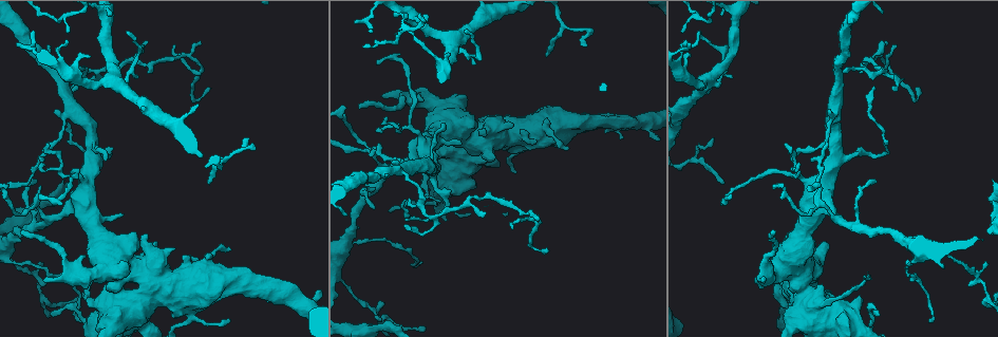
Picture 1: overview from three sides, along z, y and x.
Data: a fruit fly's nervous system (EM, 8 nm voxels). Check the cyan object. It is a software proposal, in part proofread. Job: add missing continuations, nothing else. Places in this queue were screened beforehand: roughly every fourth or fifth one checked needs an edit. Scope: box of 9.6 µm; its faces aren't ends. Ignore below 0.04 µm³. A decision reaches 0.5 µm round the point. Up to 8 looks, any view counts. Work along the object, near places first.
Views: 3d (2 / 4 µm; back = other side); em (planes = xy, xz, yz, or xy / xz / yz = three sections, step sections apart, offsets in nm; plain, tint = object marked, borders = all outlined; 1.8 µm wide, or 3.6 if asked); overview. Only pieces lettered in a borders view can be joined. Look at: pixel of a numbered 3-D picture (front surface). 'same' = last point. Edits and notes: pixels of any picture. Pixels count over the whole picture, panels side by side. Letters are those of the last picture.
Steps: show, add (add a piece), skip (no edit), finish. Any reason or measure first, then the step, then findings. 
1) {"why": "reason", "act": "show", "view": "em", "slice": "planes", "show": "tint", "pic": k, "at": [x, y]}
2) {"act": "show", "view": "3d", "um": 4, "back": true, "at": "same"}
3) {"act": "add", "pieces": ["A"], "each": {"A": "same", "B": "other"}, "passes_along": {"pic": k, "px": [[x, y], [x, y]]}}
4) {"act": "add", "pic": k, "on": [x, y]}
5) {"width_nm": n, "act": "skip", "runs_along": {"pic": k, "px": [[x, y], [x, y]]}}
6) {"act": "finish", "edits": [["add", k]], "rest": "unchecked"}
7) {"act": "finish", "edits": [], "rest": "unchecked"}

{"why": "thin end", "act": "show", "view": "em", "slice": "xz", "step": 4, "show": "borders", "pic": 1, "at": [878, 313]}

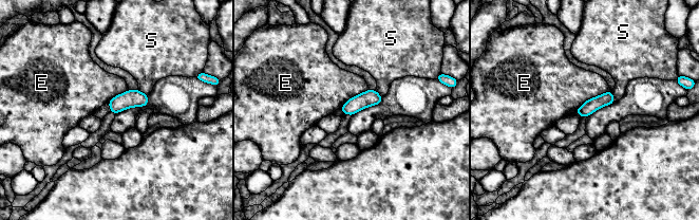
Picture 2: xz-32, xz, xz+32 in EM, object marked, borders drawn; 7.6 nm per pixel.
{"why": "cut it another way", "act": "show", "view": "em", "slice": "planes", "show": "borders", "at": "same"}

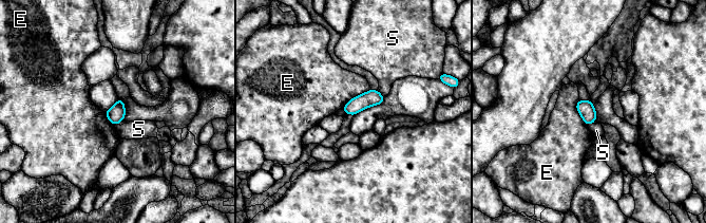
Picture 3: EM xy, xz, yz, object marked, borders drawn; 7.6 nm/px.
{"width_nm": 120, "act": "skip", "each": {"E": "other", "S": "other"}, "border": {"pic": 3, "px": [[370, 89], [354, 96], [343, 108]]}, "found": "no lettered piece goes on from it"}

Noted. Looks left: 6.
{"why": "free end", "act": "show", "view": "em", "slice": "planes", "show": "borders", "pic": 1, "at": [22, 232]}

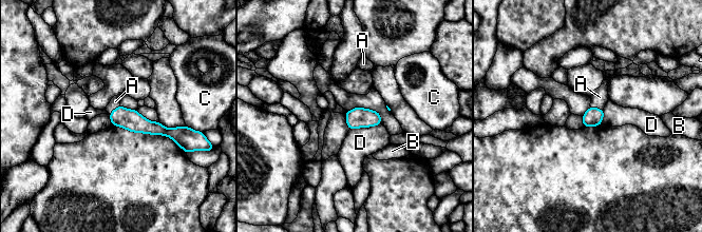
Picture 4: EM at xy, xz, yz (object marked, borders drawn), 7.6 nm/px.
{"act": "add", "pic": 4, "on": [600, 97], "each": {"A": "same", "B": "other", "C": "other", "D": "other"}, "passes_along": {"pic": 4, "px": [[593, 116], [596, 108], [600, 97]]}, "found": "the neuron continues"}

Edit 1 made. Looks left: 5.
{"act": "show", "view": "overview"}

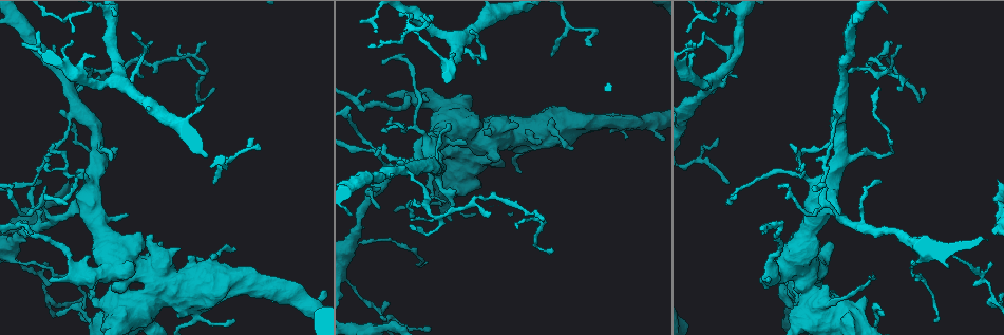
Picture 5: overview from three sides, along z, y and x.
{"why": "calibre changes", "act": "show", "view": "3d", "um": 4, "pic": 5, "at": [404, 172]}

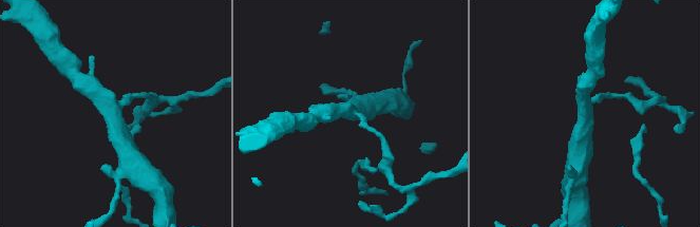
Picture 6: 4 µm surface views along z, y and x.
{"arms": 3, "act": "show", "view": "em", "slice": "planes", "show": "tint", "pic": 6, "at": [586, 111]}

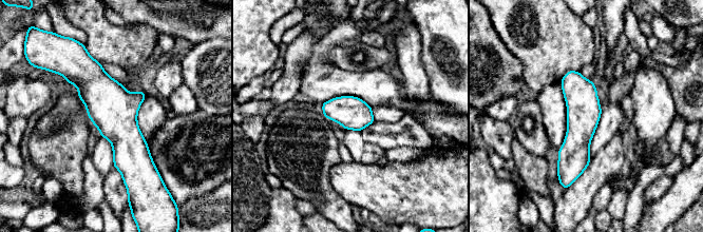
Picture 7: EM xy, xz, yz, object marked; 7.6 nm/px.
{"act": "show", "view": "em", "slice": "planes", "show": "borders", "at": "same"}

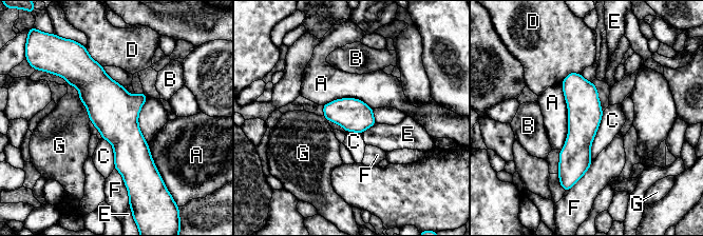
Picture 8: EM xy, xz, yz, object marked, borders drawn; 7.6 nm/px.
{"act": "skip", "each": {"A": "other", "B": "other", "C": "other", "D": "other", "E": "other", "F": "other", "G": "other"}, "border": {"pic": 8, "px": [[603, 112], [591, 143], [590, 162]]}, "found": "no lettered piece goes on from it"}

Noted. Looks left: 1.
{"act": "finish", "edits": [["add", 4]], "rest": "unchecked"}

